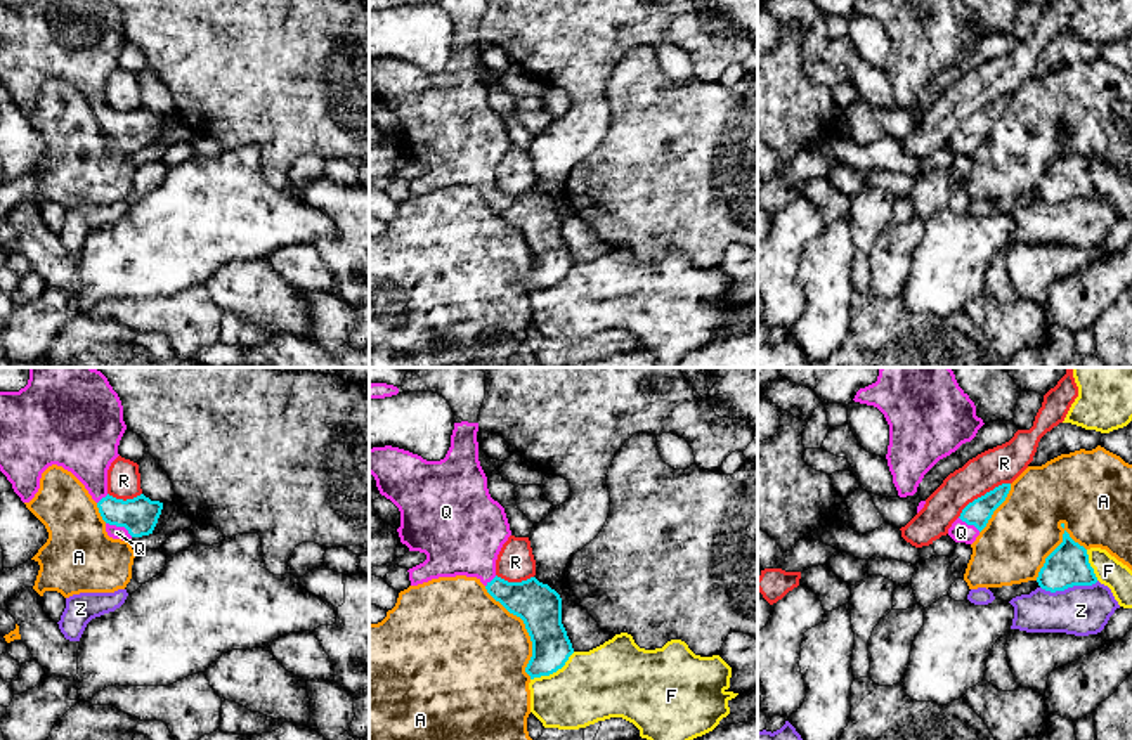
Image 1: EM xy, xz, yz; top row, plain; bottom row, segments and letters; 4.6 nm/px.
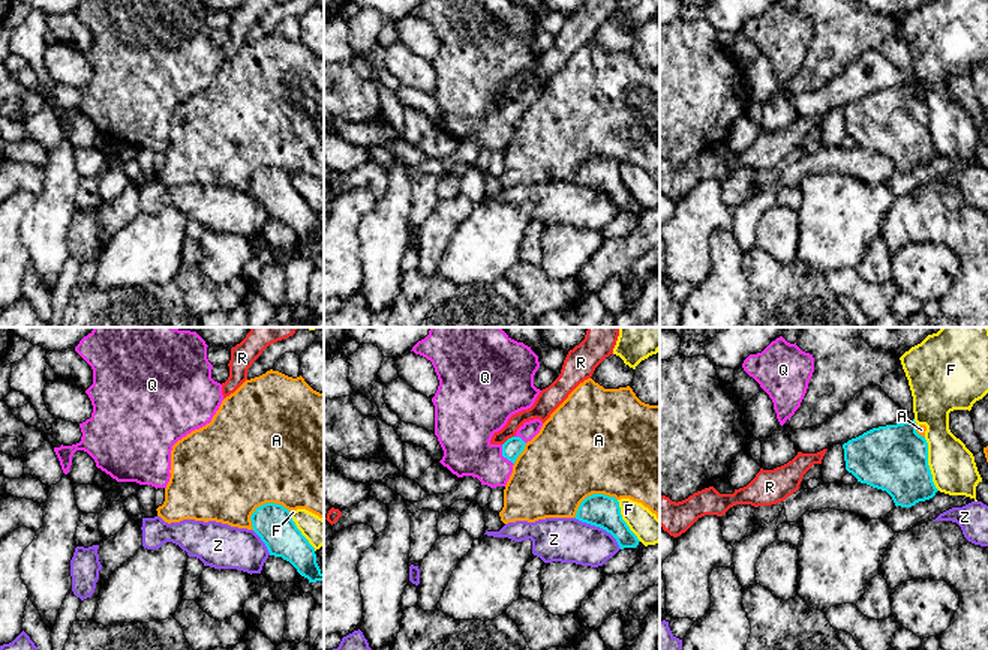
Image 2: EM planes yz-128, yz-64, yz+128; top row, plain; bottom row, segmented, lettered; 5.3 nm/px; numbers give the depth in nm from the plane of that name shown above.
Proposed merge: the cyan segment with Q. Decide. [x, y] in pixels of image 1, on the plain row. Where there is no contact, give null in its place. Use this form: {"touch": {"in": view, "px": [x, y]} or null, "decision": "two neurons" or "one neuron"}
{"touch": {"in": "xy", "px": [120, 137]}, "decision": "one neuron"}

